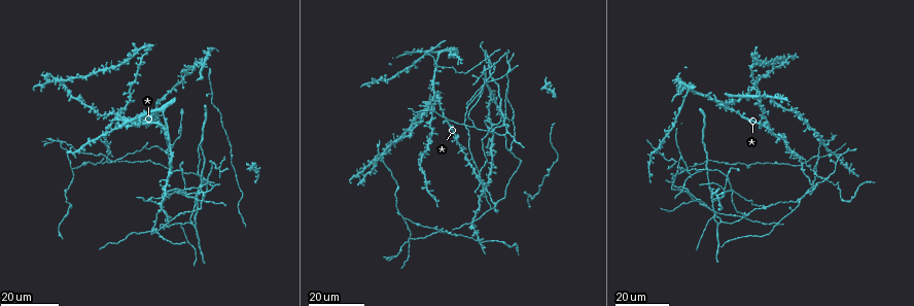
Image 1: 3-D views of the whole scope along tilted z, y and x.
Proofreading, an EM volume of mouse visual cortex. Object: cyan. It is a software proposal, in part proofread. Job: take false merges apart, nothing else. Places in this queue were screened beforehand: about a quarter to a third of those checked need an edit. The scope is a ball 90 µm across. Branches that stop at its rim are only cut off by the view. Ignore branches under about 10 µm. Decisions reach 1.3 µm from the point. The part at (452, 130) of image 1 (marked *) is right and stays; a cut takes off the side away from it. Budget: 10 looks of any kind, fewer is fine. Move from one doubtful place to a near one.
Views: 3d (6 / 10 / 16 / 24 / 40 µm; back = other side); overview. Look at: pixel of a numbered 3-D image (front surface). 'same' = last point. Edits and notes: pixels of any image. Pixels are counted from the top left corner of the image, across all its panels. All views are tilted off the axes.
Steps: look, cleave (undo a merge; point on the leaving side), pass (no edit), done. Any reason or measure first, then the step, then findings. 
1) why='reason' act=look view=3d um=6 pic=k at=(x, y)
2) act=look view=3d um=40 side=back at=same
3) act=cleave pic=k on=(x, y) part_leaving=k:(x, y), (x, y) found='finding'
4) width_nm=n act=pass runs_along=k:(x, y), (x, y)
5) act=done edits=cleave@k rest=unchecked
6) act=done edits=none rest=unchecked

why='three arms meet' act=look view=3d um=24 pic=1 at=(492, 123)

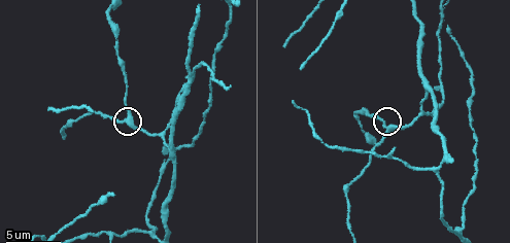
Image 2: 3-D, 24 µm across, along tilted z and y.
act=look view=3d um=6 pic=2 at=(129, 120)

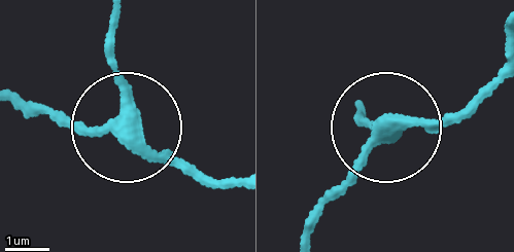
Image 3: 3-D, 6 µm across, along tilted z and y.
arms=3 act=pass found='all the same cell'

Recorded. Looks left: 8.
why='looks like a crossing' act=look view=3d um=24 pic=1 at=(464, 127)

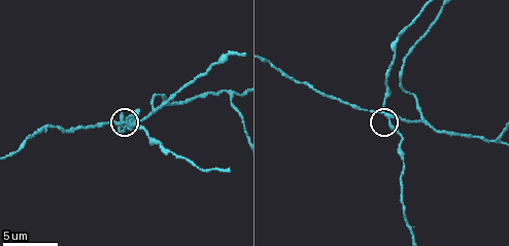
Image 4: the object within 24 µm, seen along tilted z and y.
act=look view=3d um=6 pic=4 at=(129, 124)

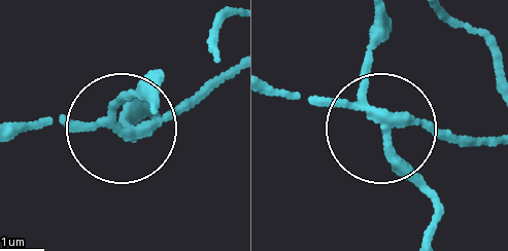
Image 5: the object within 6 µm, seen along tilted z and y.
arms=4 act=cleave pic=5 on=(139, 103) found='a second cell is stuck on'

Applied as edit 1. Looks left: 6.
act=look view=overview

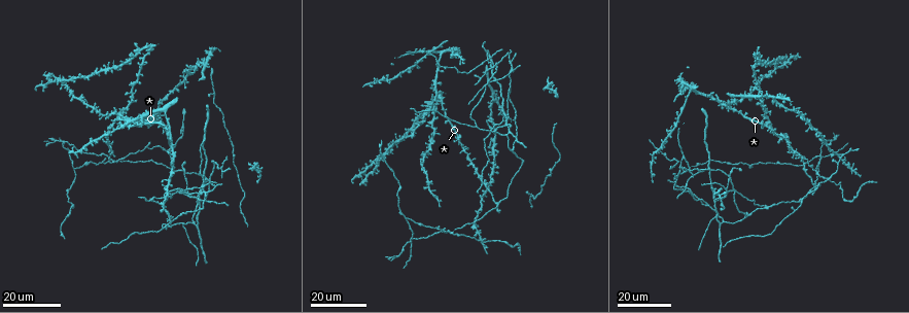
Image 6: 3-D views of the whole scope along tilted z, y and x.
why='arms part here' act=look view=3d um=24 pic=6 at=(194, 221)

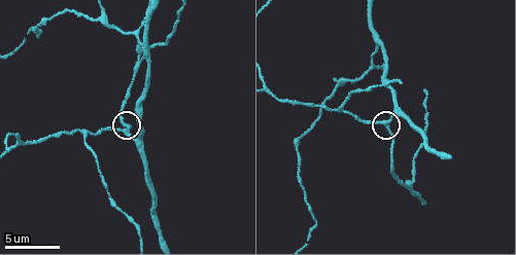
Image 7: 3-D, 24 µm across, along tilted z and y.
act=look view=3d um=6 pic=7 at=(122, 131)

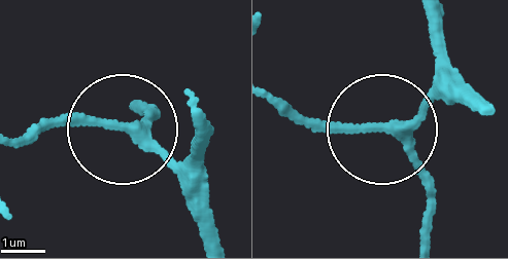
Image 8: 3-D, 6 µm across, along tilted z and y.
width_nm=220 act=pass runs_along=8:(428, 242), (431, 184), (392, 134), (450, 81) found='one cell here'

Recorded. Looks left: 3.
act=look view=3d um=16 pic=7 at=(412, 180)

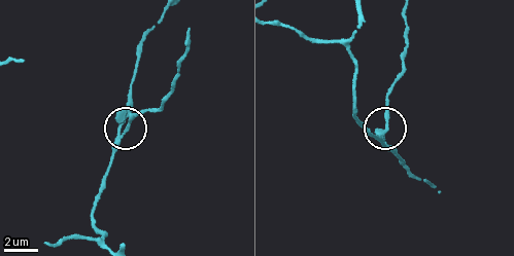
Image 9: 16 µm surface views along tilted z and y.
why='other side' act=look view=3d um=16 side=back pic=9 at=(125, 129)

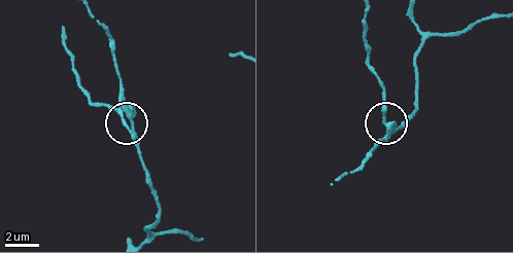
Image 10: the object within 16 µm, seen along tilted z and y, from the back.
act=pass runs_along=10:(340, 176), (356, 167), (385, 135), (383, 85) found='continuous, no second cell'

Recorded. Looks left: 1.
act=done edits=cleave@5 rest=unchecked

